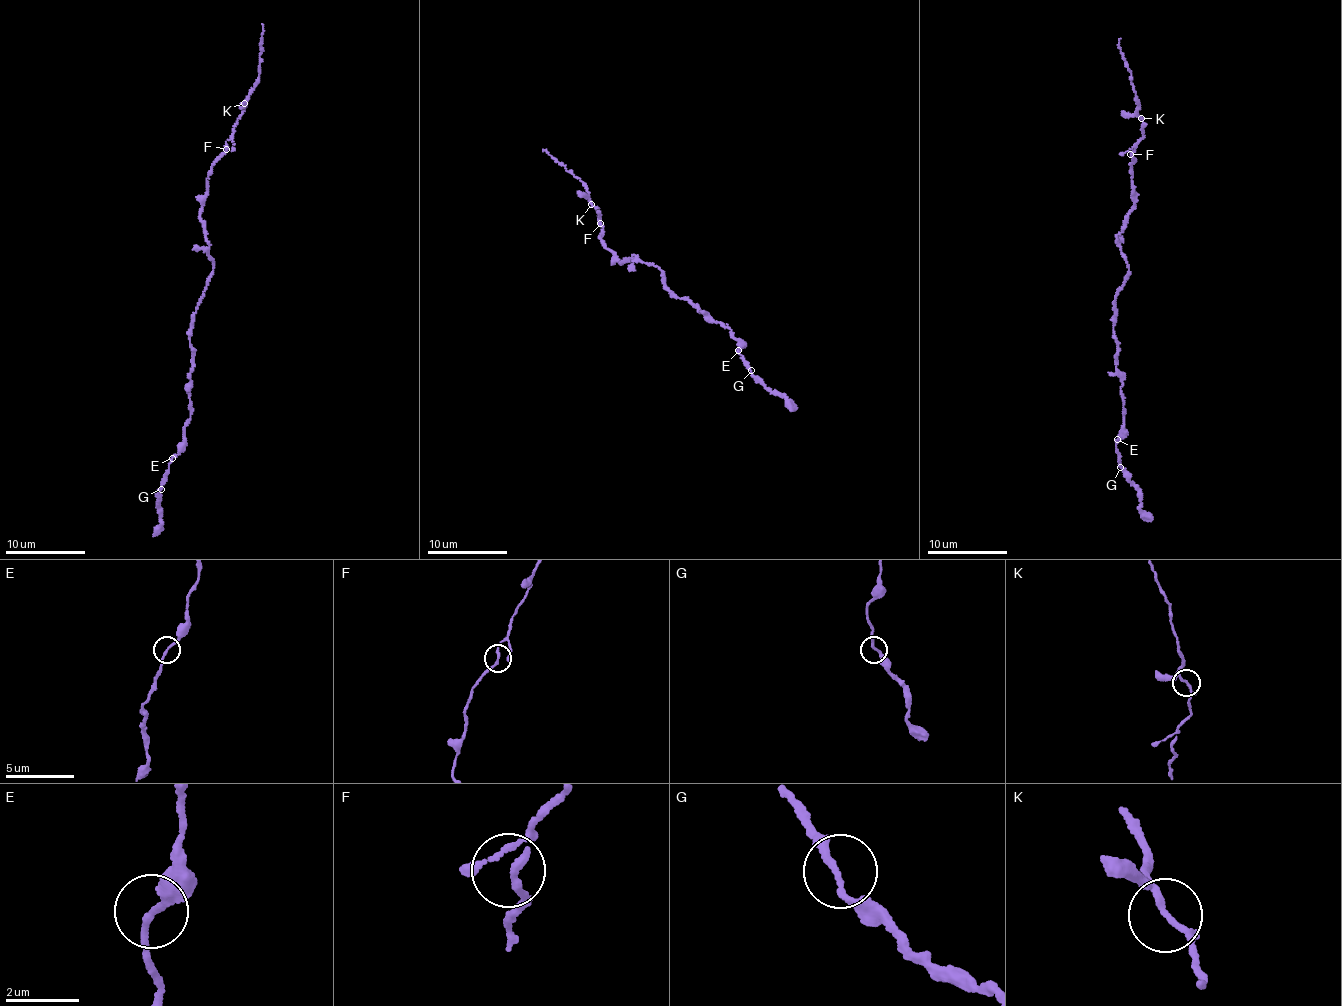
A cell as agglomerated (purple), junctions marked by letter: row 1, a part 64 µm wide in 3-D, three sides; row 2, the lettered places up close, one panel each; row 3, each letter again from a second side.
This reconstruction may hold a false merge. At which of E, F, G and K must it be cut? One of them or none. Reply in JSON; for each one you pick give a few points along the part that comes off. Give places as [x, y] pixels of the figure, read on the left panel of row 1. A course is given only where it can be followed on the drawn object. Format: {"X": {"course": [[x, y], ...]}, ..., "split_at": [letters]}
{"split_at": []}

